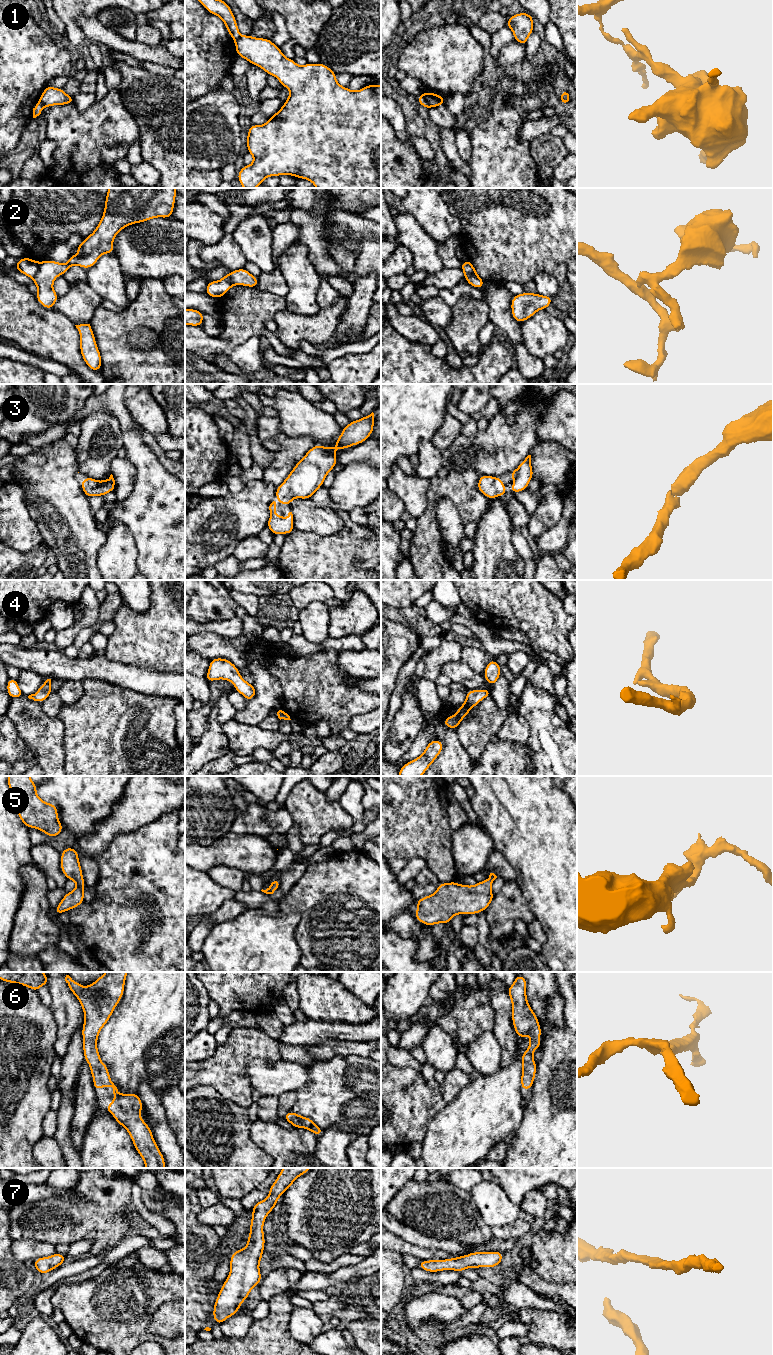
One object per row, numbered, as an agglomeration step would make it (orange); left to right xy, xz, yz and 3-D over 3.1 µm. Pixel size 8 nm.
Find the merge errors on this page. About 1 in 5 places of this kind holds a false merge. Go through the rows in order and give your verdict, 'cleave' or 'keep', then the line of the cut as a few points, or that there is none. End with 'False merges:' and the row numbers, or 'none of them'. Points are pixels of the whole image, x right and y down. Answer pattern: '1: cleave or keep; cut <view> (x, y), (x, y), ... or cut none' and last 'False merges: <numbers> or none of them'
1: cleave; cut yz (422, 94), (423, 98), (431, 106)
2: cleave; cut yz (464, 276), (477, 275), (480, 278)
3: keep; cut none
4: keep; cut none
5: keep; cut none
6: keep; cut none
7: keep; cut none
False merges: 1, 2

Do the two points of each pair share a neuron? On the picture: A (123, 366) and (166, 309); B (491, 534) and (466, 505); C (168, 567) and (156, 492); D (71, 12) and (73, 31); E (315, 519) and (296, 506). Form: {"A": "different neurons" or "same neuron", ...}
{"A": "same neuron", "B": "different neurons", "C": "same neuron", "D": "same neuron", "E": "same neuron"}

